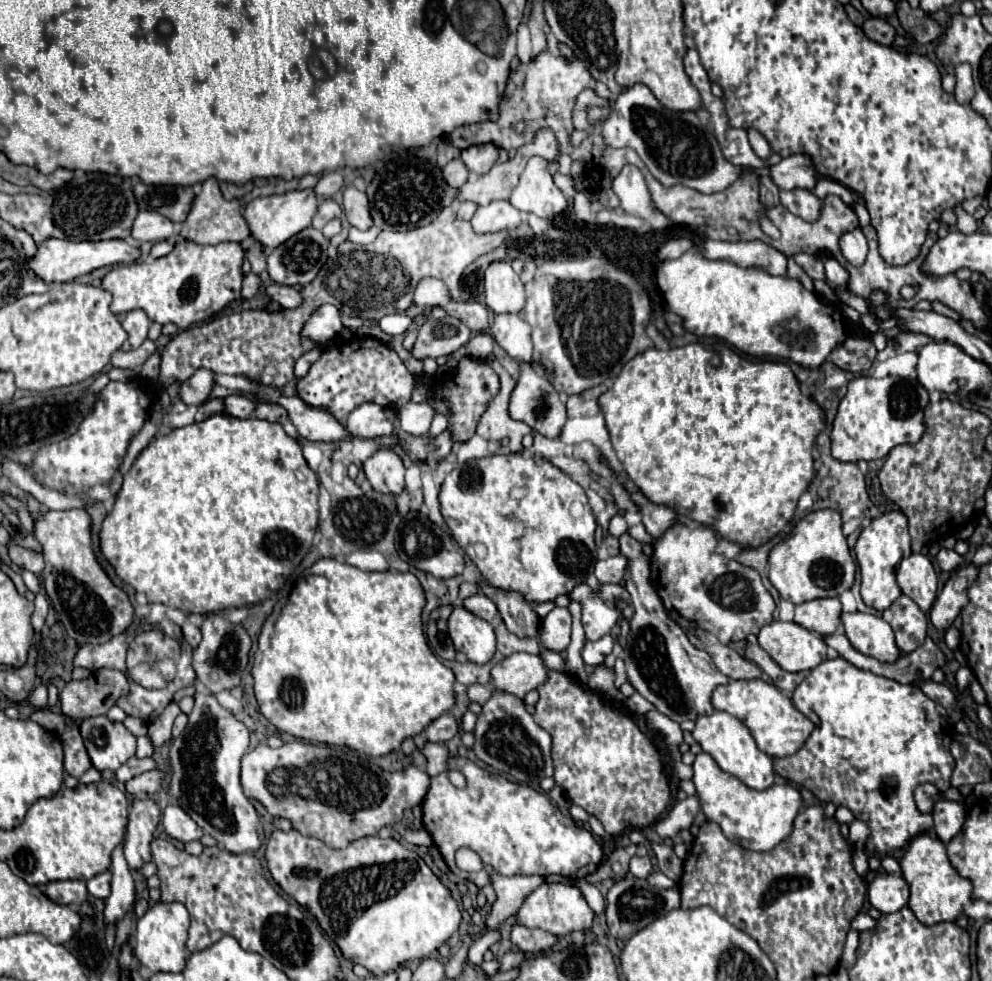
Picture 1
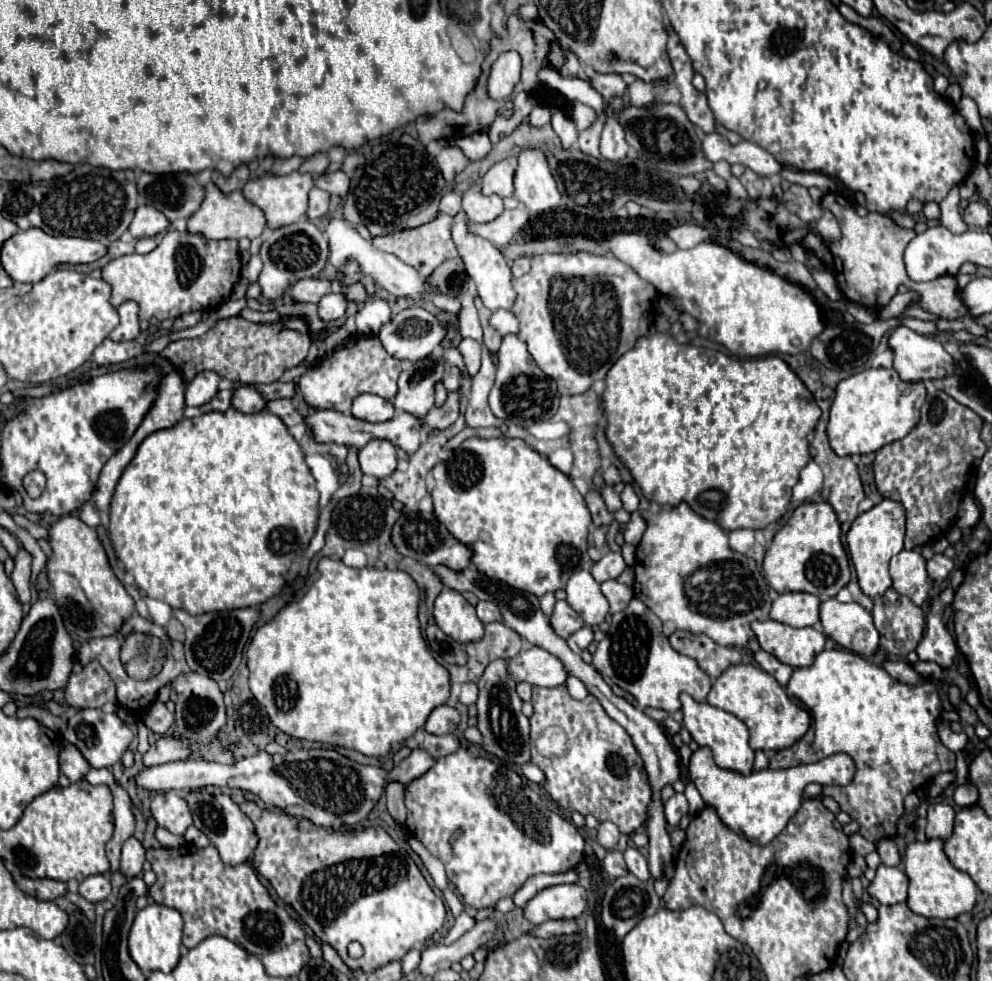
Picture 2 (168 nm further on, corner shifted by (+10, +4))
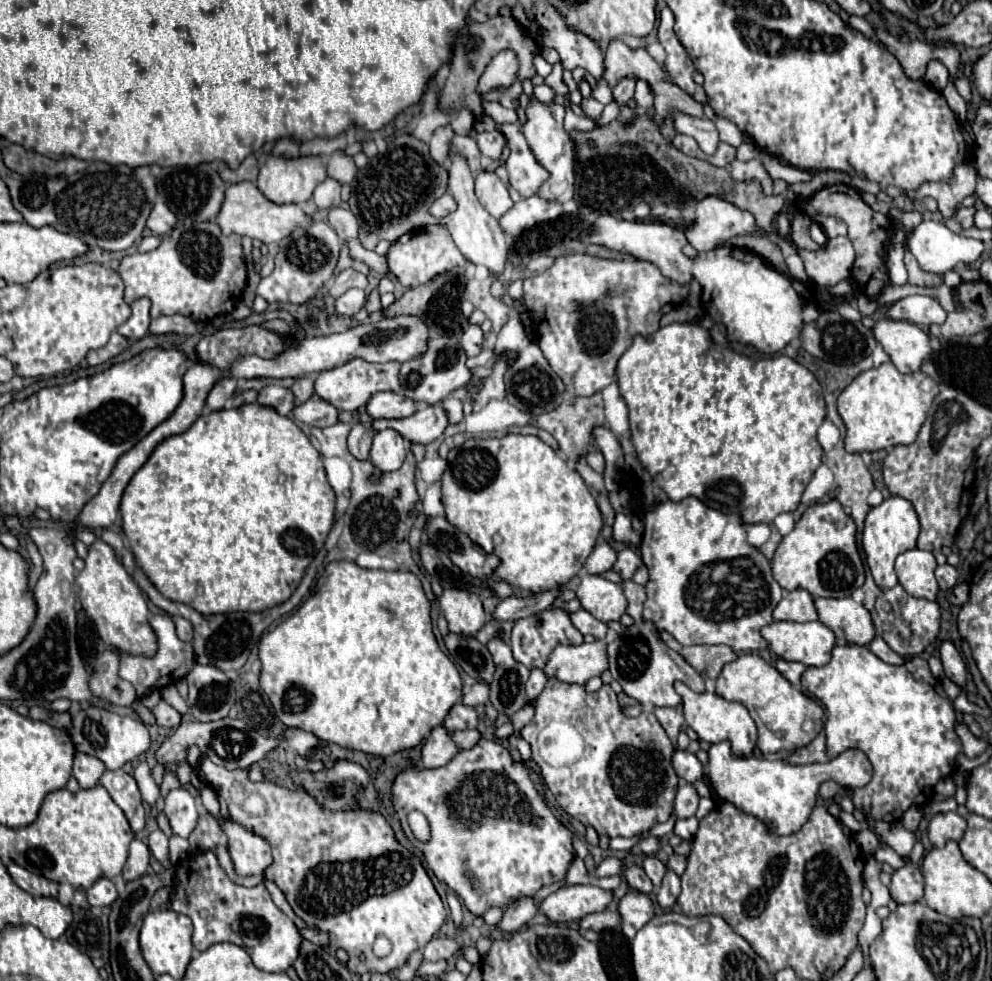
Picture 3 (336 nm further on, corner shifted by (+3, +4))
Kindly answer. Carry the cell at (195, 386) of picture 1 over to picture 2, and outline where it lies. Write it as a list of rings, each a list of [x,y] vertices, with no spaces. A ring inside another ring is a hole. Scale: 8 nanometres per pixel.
[[[200,372],[186,386],[186,406],[202,406],[210,402],[218,392],[220,376],[214,372]]]

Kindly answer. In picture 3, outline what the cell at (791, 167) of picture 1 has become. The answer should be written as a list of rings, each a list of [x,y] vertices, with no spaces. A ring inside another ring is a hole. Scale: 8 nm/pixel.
[[[675,114],[675,128],[681,134],[693,136],[707,156],[715,154],[715,150],[719,146],[719,134],[717,134],[717,126],[715,126],[713,120]]]

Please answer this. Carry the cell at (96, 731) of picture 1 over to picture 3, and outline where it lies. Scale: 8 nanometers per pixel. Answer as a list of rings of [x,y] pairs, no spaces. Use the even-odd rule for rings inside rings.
[[[95,706],[83,708],[73,718],[71,740],[79,752],[99,758],[107,770],[119,770],[125,762],[135,760],[149,748],[149,732],[141,720],[131,716],[119,716],[105,708],[95,708]]]

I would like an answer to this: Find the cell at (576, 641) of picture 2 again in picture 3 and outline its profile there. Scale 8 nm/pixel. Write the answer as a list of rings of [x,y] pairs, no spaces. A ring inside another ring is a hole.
[[[543,610],[539,616],[529,616],[523,620],[517,620],[511,634],[511,648],[517,662],[525,664],[527,668],[541,668],[545,664],[545,658],[551,654],[555,646],[579,646],[583,644],[583,634],[569,622],[569,614],[565,610]],[[541,620],[541,626],[537,622]]]

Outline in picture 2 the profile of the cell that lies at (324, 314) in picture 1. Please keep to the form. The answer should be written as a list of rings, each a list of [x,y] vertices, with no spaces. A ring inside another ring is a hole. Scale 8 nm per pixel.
[[[342,292],[340,294],[326,294],[318,304],[318,316],[326,322],[336,320],[336,318],[344,316],[346,306],[348,306],[348,300]]]

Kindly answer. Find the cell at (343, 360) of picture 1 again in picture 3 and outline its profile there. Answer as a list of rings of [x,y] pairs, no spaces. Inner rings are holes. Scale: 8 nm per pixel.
[[[353,358],[353,360],[345,362],[345,364],[341,364],[341,366],[319,372],[319,376],[315,380],[315,392],[319,394],[319,398],[333,404],[337,410],[355,412],[355,410],[361,410],[375,392],[383,392],[383,390],[399,392],[401,390],[399,368],[401,368],[399,362],[375,364],[375,362],[367,362],[363,358]]]

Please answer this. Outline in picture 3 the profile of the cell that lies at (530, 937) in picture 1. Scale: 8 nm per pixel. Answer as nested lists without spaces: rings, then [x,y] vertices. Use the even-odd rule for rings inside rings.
[[[603,910],[603,912],[595,912],[595,914],[589,914],[585,918],[581,918],[579,922],[579,930],[585,932],[585,930],[595,930],[595,932],[601,932],[605,928],[613,928],[619,924],[619,914],[617,912],[609,912],[609,910]]]

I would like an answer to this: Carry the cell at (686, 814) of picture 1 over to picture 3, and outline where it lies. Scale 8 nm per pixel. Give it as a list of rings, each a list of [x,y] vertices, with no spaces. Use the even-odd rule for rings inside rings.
[[[681,784],[675,794],[675,814],[677,818],[691,818],[697,812],[699,794],[691,784]]]

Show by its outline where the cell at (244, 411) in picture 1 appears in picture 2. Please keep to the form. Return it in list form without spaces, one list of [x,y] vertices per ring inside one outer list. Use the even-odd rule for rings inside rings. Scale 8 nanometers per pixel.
[[[240,386],[236,392],[234,392],[234,398],[232,398],[232,406],[240,412],[262,412],[266,410],[266,404],[268,400],[262,396],[262,392],[258,392],[254,386]]]

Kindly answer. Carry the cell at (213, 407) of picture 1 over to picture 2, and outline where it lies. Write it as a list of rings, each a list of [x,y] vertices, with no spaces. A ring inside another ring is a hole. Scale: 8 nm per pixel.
[[[220,390],[208,404],[202,406],[202,412],[212,412],[212,410],[224,412],[230,408],[230,400],[232,400],[232,390]]]

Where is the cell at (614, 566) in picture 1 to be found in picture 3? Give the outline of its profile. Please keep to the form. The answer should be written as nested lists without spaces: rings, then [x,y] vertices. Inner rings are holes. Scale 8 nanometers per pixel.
[[[625,548],[625,550],[621,550],[621,552],[617,554],[617,560],[615,560],[615,564],[613,564],[613,570],[615,570],[623,580],[629,580],[629,578],[635,574],[635,570],[639,568],[639,564],[641,564],[641,558],[635,554],[635,550],[633,550],[633,548]]]

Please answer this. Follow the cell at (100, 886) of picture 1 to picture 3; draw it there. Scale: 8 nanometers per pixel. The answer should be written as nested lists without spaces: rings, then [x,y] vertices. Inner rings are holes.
[[[99,878],[89,890],[87,890],[87,900],[91,906],[111,906],[117,900],[117,890],[115,884],[107,878]]]

